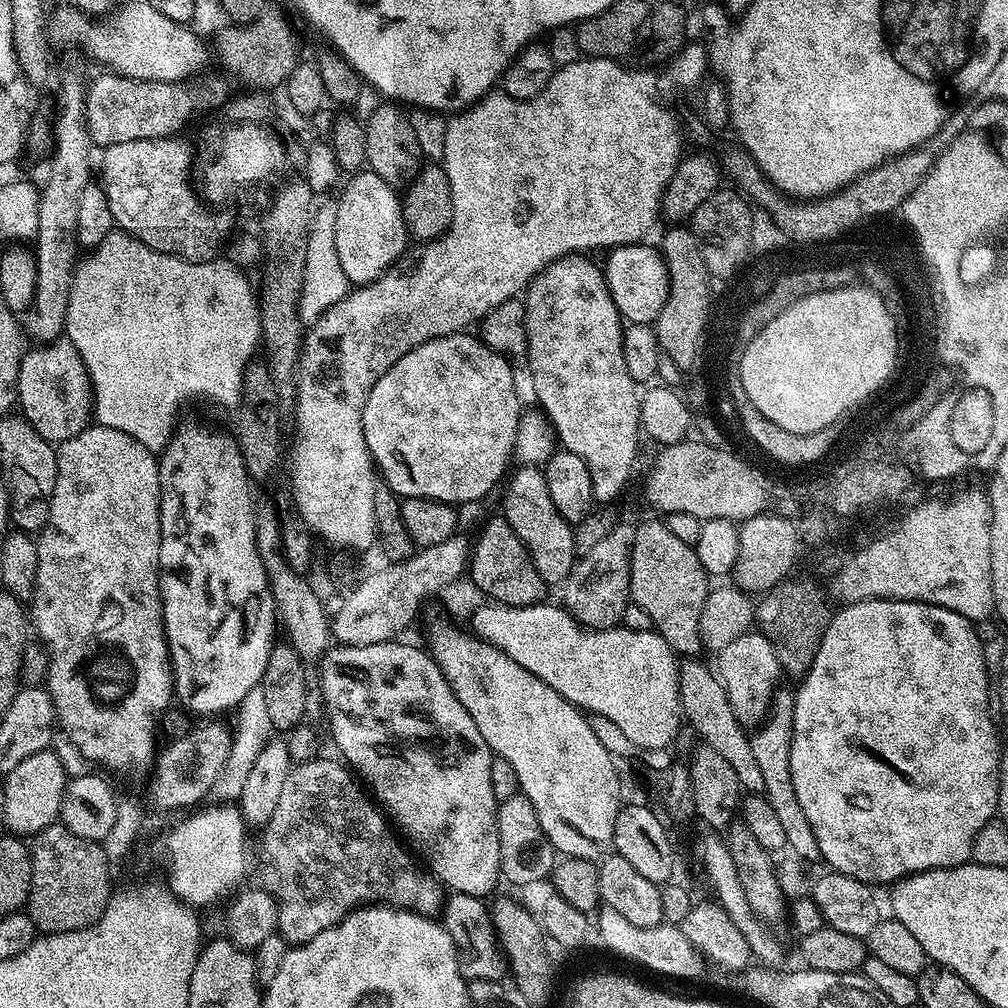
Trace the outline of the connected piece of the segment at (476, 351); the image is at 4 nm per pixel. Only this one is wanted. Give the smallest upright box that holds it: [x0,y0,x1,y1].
[362,332,522,506]

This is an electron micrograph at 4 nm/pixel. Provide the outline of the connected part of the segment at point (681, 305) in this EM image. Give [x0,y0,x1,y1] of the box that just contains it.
[655,226,710,365]

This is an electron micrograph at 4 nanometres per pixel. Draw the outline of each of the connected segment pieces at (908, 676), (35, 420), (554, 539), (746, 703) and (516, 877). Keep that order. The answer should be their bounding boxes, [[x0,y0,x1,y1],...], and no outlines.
[[790,598,1002,886],[17,338,93,446],[502,466,578,585],[715,630,782,726],[496,794,558,884]]

